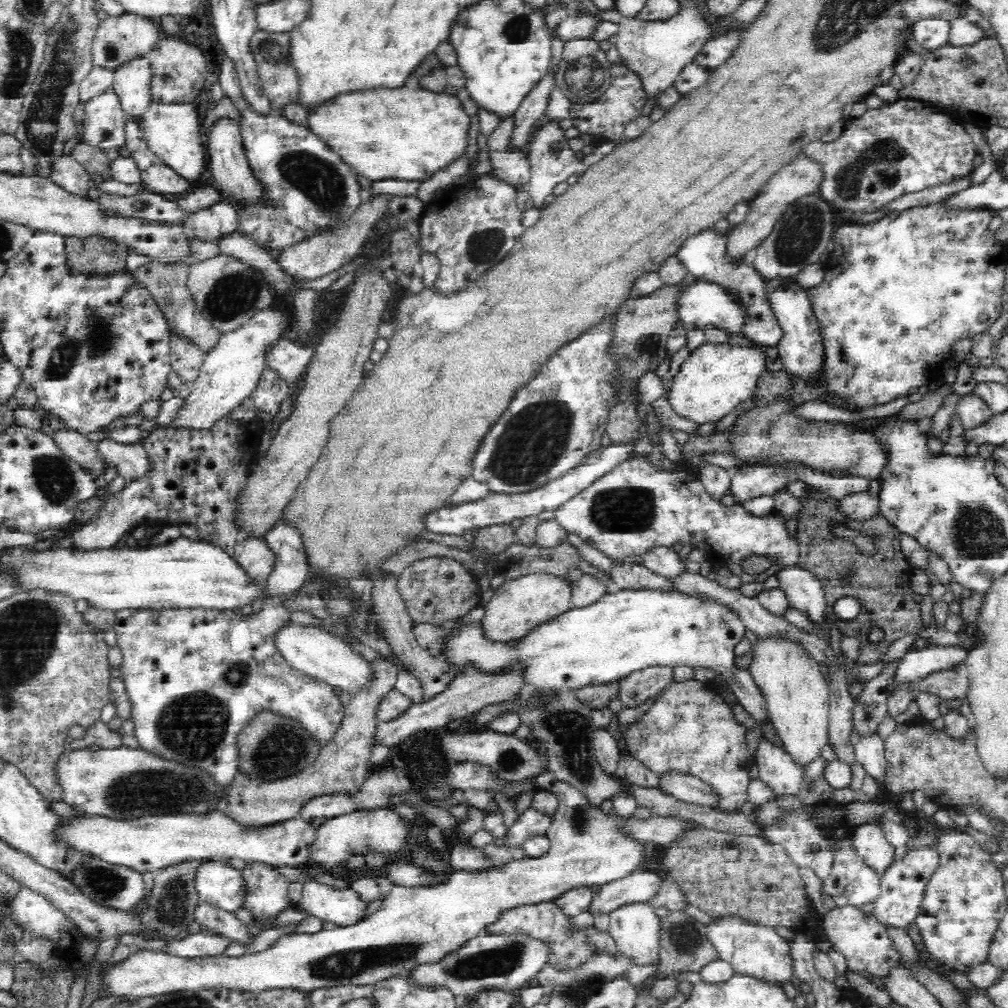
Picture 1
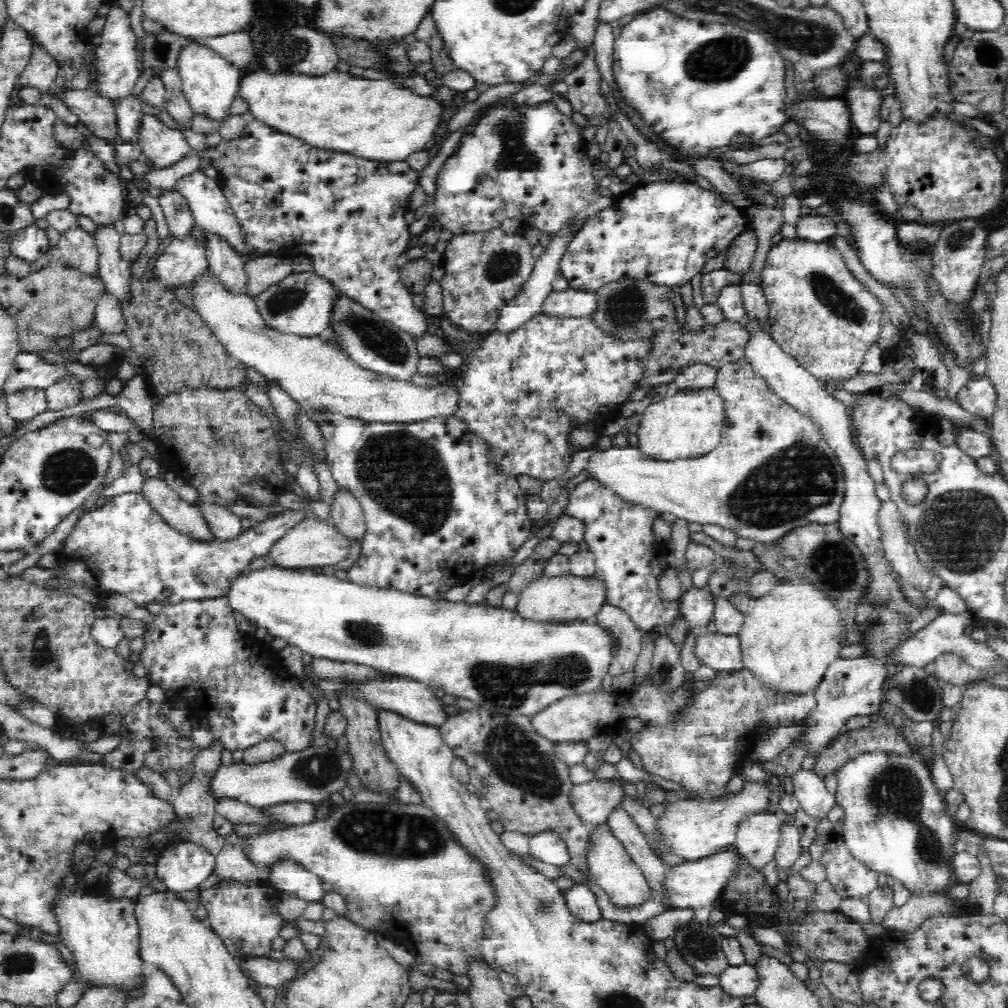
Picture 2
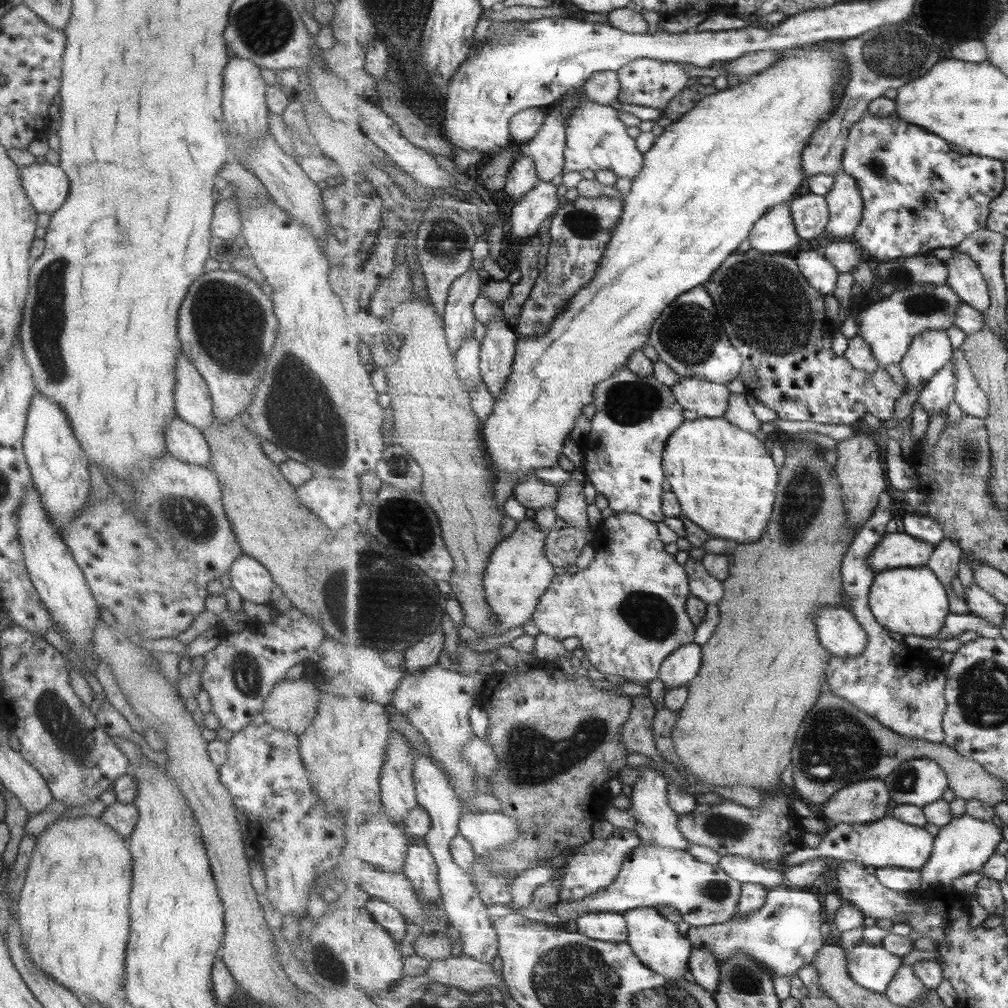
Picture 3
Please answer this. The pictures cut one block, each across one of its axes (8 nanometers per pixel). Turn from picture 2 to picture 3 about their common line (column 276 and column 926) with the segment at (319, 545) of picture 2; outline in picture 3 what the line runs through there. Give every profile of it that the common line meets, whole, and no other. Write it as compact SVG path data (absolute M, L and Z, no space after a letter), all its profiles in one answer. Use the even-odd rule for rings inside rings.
M905 532L887 533L867 559L875 574L898 568L927 567L936 546Z

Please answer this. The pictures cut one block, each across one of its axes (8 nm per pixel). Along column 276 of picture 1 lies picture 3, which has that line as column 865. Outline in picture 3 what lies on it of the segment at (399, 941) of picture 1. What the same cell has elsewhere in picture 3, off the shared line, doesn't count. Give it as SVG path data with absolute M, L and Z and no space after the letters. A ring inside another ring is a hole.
M861 941L849 949L846 959L851 978L854 978L855 982L859 983L859 986L863 986L863 988L879 994L887 994L889 985L898 976L898 970L903 965L902 958L887 950L883 944L875 945L865 941Z

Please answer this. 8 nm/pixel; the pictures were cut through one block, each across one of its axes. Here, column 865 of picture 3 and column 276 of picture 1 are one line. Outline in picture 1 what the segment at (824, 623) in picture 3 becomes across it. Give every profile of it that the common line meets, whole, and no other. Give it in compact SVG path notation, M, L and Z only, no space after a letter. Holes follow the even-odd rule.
M289 621L276 628L276 632L272 634L272 642L277 653L293 669L307 674L308 677L318 678L330 686L338 686L350 694L364 686L368 679L369 662L360 654L355 654L342 638L334 637L318 627L300 626Z

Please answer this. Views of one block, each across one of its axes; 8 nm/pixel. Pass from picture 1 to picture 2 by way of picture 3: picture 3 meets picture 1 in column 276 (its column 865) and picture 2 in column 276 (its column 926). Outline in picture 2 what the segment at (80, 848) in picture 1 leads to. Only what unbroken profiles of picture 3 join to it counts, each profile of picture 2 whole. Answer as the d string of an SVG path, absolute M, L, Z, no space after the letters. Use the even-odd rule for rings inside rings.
M358 802L358 804L345 803L340 806L333 807L332 812L325 819L316 819L311 823L300 823L299 825L284 826L283 829L272 829L271 831L258 831L257 833L246 833L245 835L237 835L238 845L241 847L243 855L254 865L259 867L272 867L282 860L291 860L296 864L301 864L304 870L314 873L320 877L323 882L332 885L331 892L338 893L344 897L346 901L346 917L356 924L364 927L367 931L375 932L387 930L388 935L394 938L398 944L406 947L406 950L414 956L413 966L426 974L428 978L434 976L434 968L448 970L454 975L465 977L467 962L474 956L480 955L481 936L483 928L481 924L485 919L485 912L493 906L493 892L491 884L485 878L483 870L477 862L473 862L471 858L457 846L453 841L448 829L445 828L443 822L427 807L424 803L417 805L407 805L404 803L390 802L372 803Z

